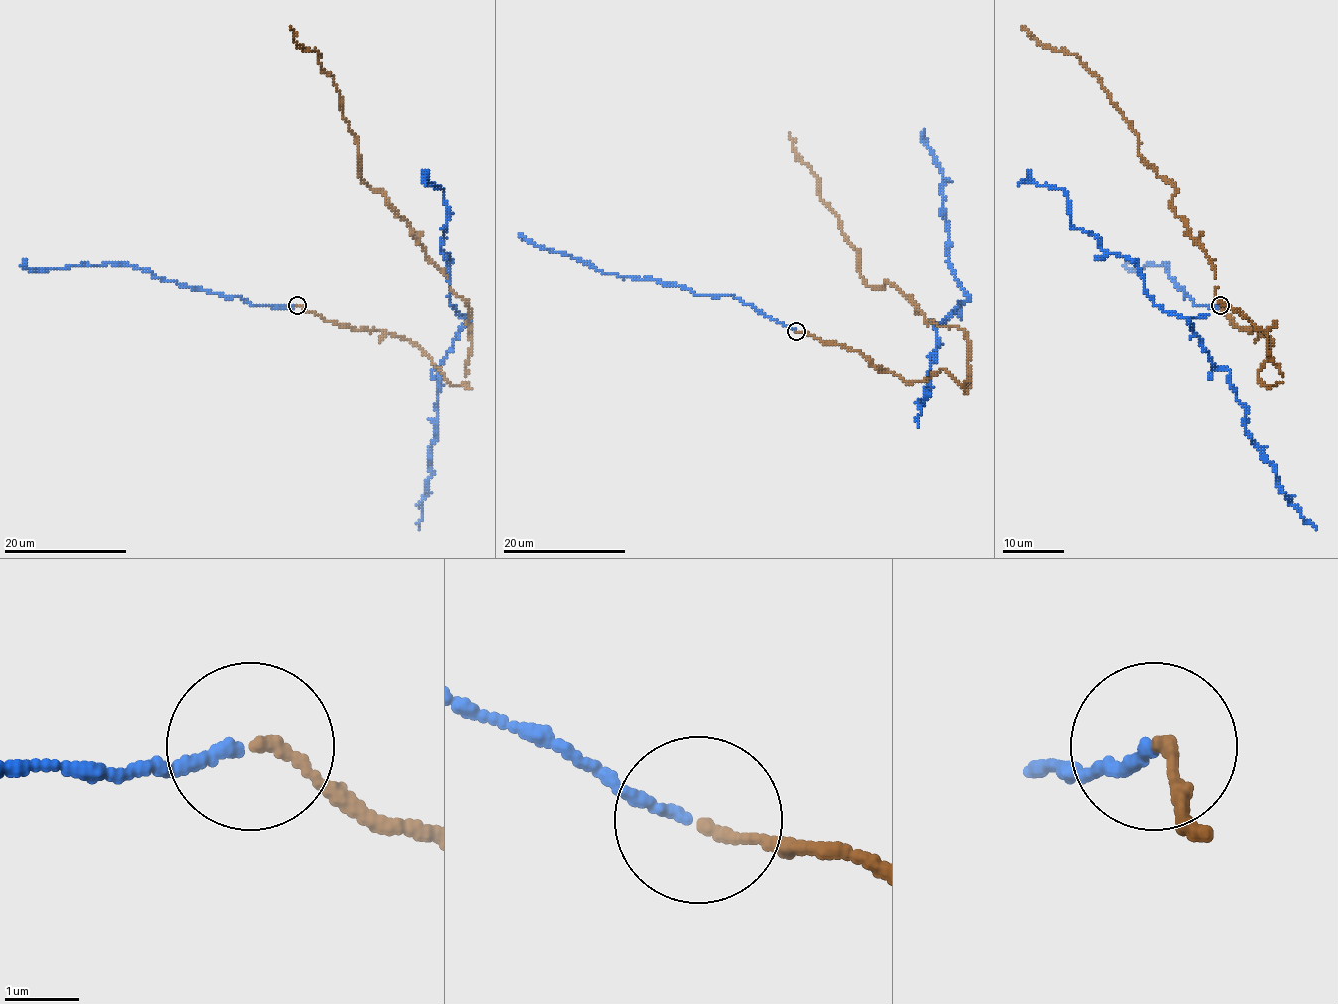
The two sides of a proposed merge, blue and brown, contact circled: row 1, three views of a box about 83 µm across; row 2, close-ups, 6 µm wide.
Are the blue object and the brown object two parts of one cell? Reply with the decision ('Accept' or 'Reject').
Accept

